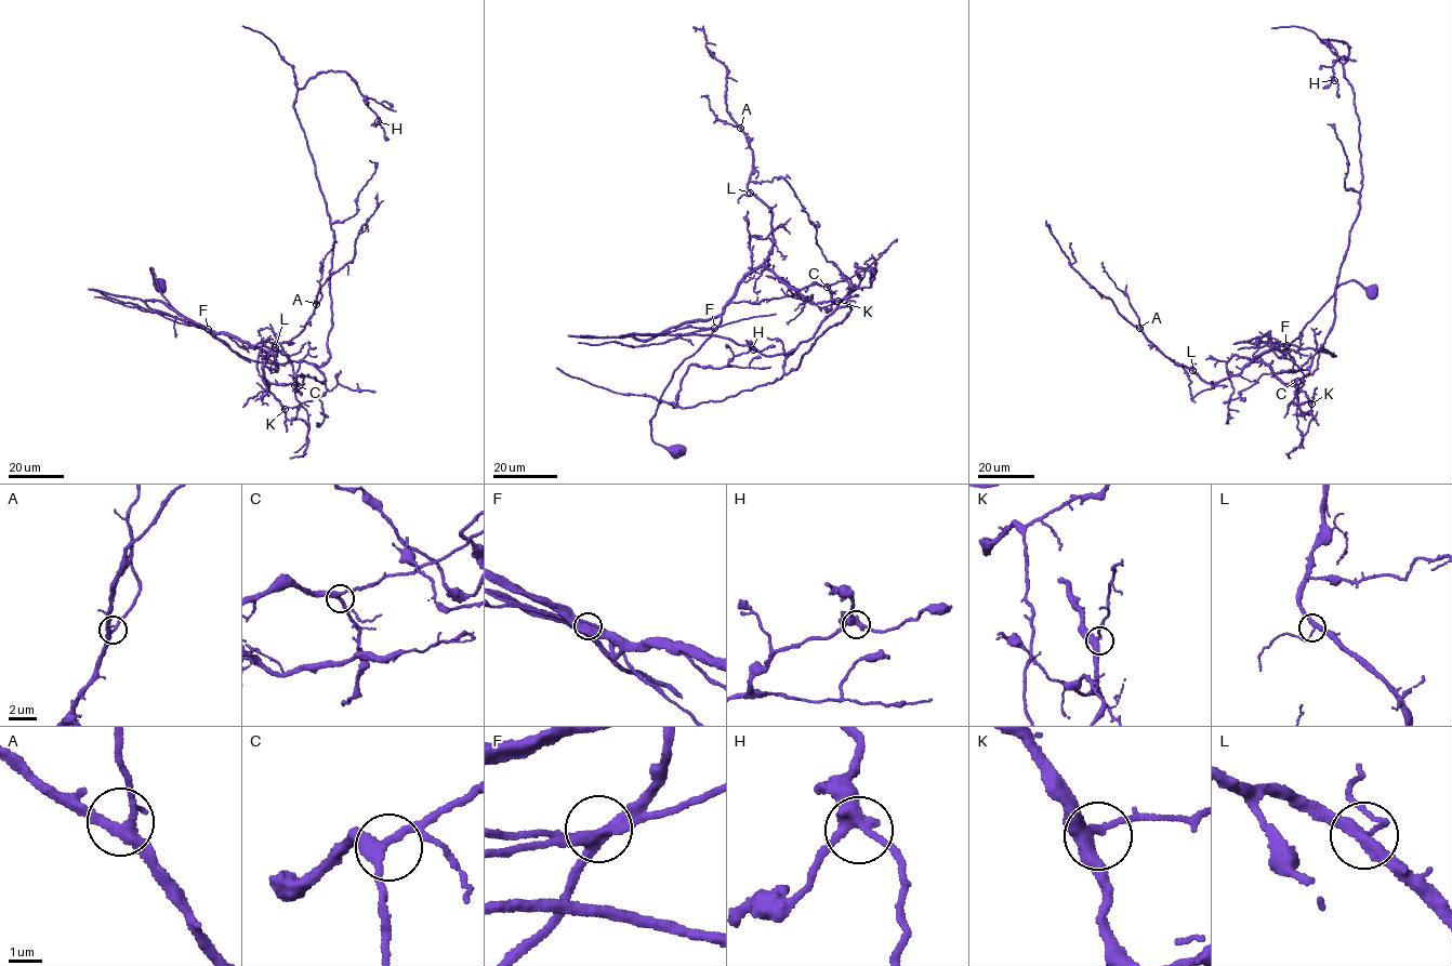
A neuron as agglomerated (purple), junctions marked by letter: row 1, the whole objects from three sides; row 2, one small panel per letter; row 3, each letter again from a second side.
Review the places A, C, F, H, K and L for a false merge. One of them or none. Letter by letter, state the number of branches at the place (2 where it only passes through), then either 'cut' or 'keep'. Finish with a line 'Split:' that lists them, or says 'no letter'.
A: 3 branches meet; keep
C: 3 branches meet; keep
F: 3 branches meet; keep
H: 3 branches meet; keep
K: 3 branches meet; keep
L: 3 branches meet; keep
Split: no letter

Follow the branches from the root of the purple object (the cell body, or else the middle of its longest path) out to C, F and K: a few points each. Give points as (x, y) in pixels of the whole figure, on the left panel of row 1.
C: (161, 285), (152, 267), (159, 291), (175, 312), (213, 335), (225, 332), (265, 351), (265, 379), (294, 385)
F: (161, 285), (152, 267), (157, 287), (170, 306), (208, 329)
K: (161, 285), (175, 312), (213, 335), (225, 332), (265, 351), (264, 378), (285, 409)

